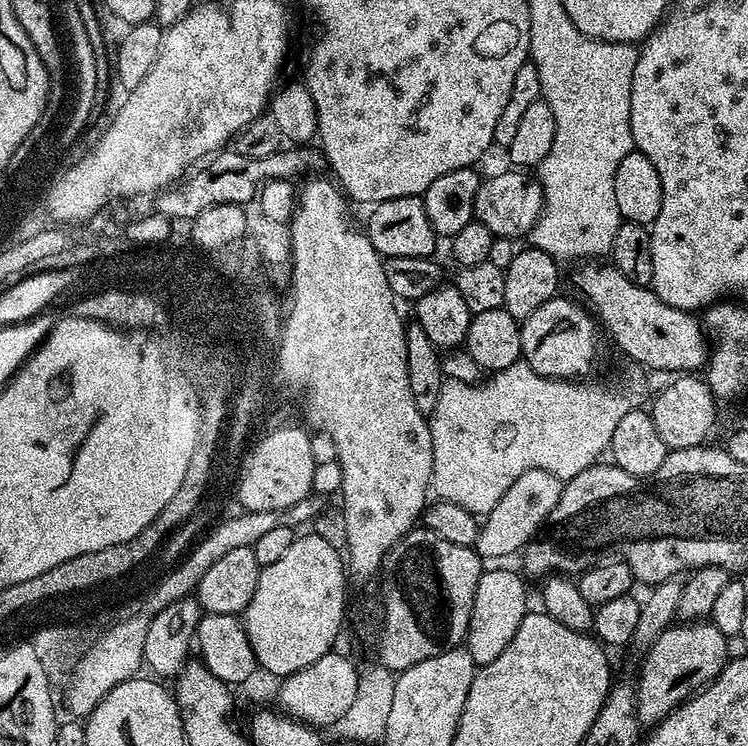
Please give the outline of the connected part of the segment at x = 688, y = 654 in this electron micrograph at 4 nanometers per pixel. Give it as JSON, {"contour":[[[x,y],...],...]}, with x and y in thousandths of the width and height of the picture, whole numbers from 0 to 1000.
{"contour":[[[904,834],[890,843],[880,855],[880,861],[874,861],[874,866],[866,869],[860,881],[861,891],[856,895],[856,912],[849,913],[850,960],[856,964],[857,972],[881,971],[914,940],[930,932],[936,924],[947,921],[976,883],[973,863],[976,863],[975,854],[968,853],[965,845],[960,845],[960,839],[949,834]]]}

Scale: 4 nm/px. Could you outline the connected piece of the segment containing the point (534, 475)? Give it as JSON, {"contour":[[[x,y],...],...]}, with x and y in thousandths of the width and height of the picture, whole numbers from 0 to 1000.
{"contour":[[[703,630],[703,635],[698,635],[698,641],[693,641],[693,646],[687,646],[687,651],[682,651],[682,657],[676,657],[676,662],[666,668],[666,678],[660,678],[660,684],[655,684],[651,692],[646,693],[634,731],[638,743],[643,748],[684,745],[690,739],[691,744],[705,735],[718,714],[734,701],[754,651],[755,645],[747,643],[730,630]]]}

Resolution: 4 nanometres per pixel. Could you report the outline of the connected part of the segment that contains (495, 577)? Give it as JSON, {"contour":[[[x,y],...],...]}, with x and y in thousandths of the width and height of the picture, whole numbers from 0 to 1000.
{"contour":[[[648,760],[642,768],[639,791],[634,791],[634,818],[628,823],[628,839],[623,854],[628,882],[634,882],[639,893],[660,887],[660,882],[671,878],[671,871],[676,871],[676,866],[687,861],[693,839],[698,839],[701,827],[709,819],[706,788],[701,784],[702,773],[691,767],[683,767],[679,761]]]}

